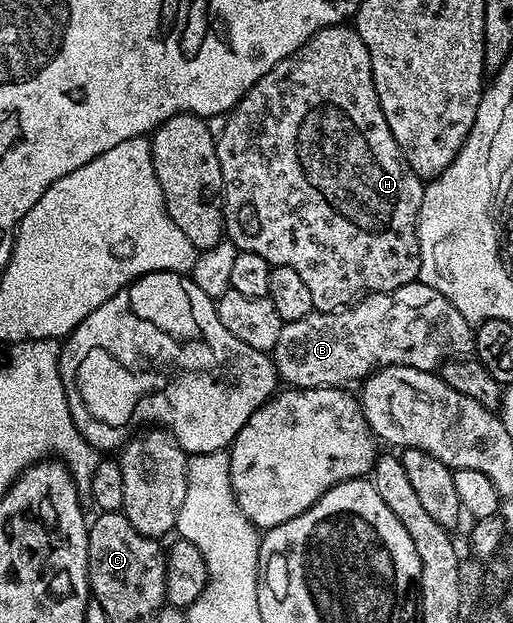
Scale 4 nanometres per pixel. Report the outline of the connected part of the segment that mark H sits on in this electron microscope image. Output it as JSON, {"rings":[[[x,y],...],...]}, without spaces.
{"rings":[[[343,23],[332,24],[330,28],[319,29],[304,46],[299,50],[295,50],[295,54],[283,58],[283,62],[279,62],[267,74],[263,74],[263,78],[259,78],[259,82],[255,82],[255,86],[251,86],[251,90],[247,90],[245,97],[235,105],[232,112],[225,116],[223,130],[216,133],[215,139],[217,141],[217,153],[219,154],[219,166],[223,170],[223,186],[225,187],[225,236],[227,240],[237,250],[259,254],[259,258],[267,258],[270,266],[291,266],[291,270],[295,270],[295,274],[299,274],[299,278],[303,278],[304,284],[307,285],[307,290],[311,290],[311,302],[316,311],[336,312],[360,300],[362,296],[369,295],[371,292],[394,292],[399,286],[407,286],[418,279],[421,255],[419,254],[419,242],[417,241],[417,215],[423,202],[425,184],[421,177],[416,176],[411,170],[411,166],[407,162],[407,158],[403,154],[399,142],[395,142],[395,134],[391,134],[391,126],[387,126],[387,118],[383,118],[383,106],[379,106],[379,94],[375,94],[375,78],[371,74],[371,54],[367,54],[367,46],[363,46],[363,38],[359,38],[356,27],[350,26],[348,23]]]}

